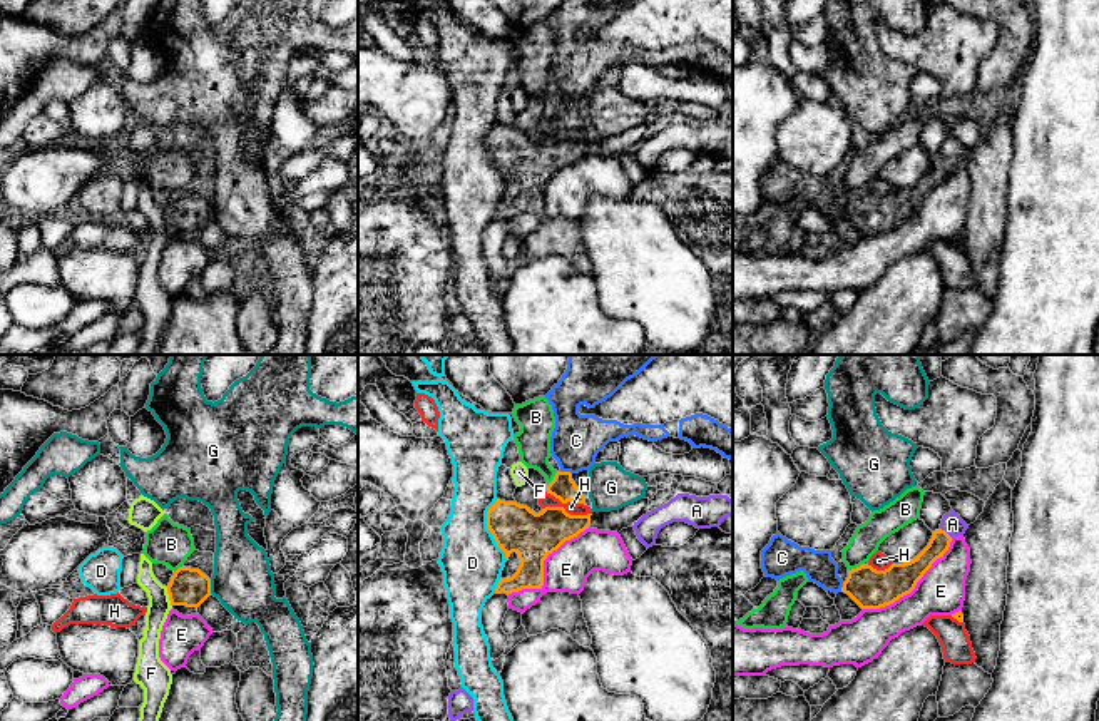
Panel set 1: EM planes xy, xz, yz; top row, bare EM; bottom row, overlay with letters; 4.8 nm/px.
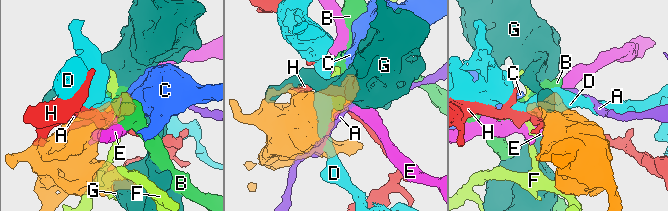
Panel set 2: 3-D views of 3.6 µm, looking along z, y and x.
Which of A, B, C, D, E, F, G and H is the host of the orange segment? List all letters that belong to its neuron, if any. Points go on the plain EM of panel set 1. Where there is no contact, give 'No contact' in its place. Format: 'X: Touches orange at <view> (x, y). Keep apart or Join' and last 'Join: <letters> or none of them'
A: Touches orange at yz (945, 158). Keep apart
B: Touches orange at xz (554, 104). Keep apart
C: Touches orange at xz (566, 97). Join
D: Touches orange at xz (489, 154). Keep apart
E: Touches orange at xz (542, 193). Keep apart
F: Touches orange at xy (169, 223). Keep apart
G: Touches orange at xy (209, 211). Keep apart
H: Touches orange at xz (566, 138). Keep apart
Join: C

